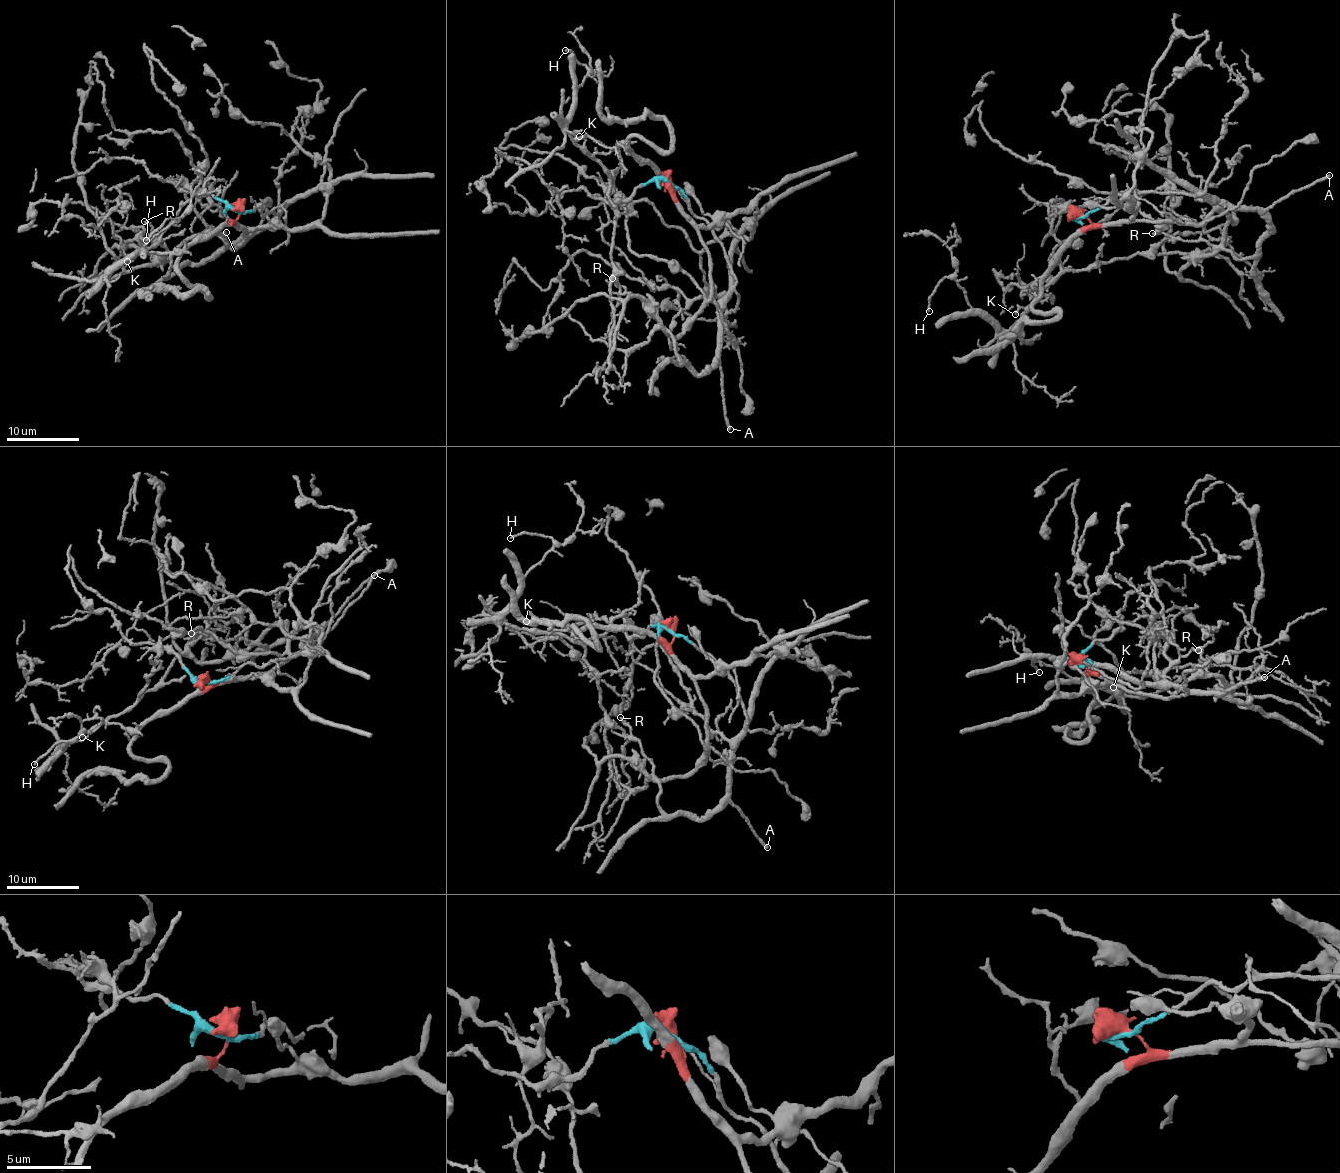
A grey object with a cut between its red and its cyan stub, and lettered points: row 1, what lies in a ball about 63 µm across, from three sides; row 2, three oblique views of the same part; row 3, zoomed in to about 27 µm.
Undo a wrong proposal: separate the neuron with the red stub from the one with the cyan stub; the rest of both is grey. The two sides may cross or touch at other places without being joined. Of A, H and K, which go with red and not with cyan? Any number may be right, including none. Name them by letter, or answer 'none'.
H, K

